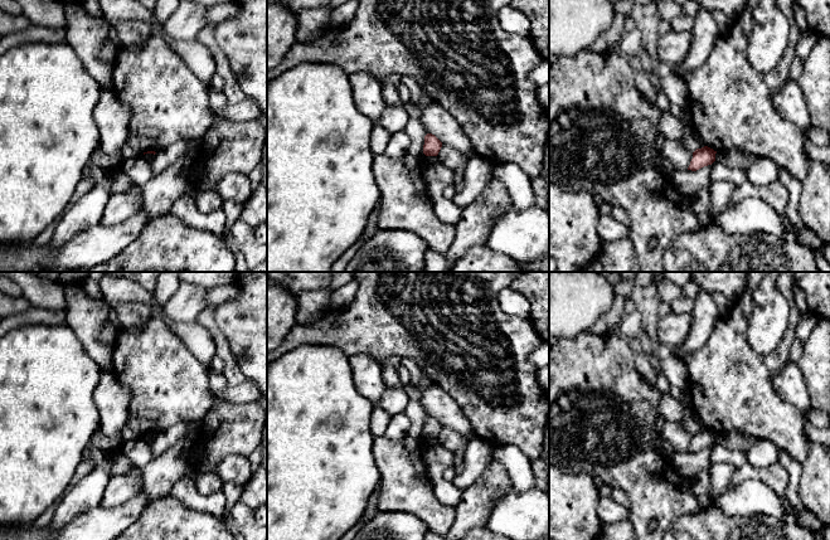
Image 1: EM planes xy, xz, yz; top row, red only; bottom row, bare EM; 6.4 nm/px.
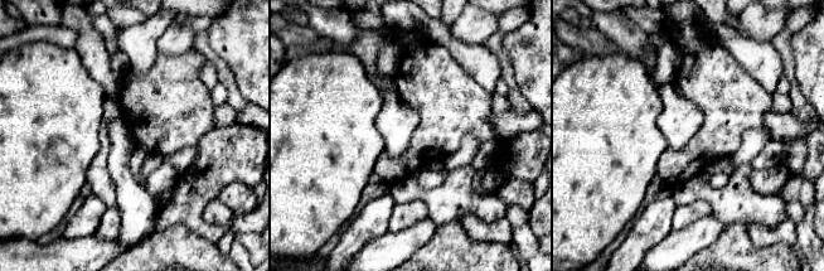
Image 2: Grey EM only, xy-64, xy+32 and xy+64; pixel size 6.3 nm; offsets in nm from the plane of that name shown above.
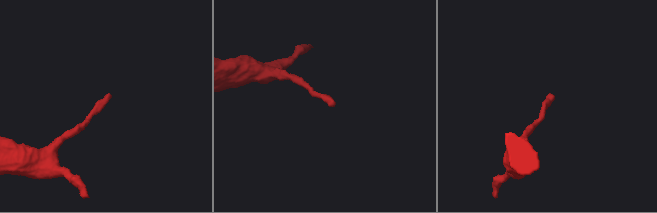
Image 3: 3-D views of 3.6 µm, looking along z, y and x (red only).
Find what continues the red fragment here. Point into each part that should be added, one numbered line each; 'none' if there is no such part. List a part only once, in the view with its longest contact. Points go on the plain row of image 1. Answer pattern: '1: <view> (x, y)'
none

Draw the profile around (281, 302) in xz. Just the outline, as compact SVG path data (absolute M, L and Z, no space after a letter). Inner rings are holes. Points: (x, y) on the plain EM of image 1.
M267 283L267 352L280 346L296 325L297 293L281 284Z

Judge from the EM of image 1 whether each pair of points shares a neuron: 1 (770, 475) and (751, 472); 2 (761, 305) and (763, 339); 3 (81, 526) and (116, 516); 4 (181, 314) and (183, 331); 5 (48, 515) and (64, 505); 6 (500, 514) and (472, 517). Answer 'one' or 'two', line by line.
1: one
2: one
3: one
4: two
5: two
6: two

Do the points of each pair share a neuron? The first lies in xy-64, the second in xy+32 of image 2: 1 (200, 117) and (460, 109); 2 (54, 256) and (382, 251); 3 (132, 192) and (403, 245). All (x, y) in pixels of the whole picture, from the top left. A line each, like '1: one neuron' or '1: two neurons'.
1: one neuron
2: one neuron
3: two neurons

